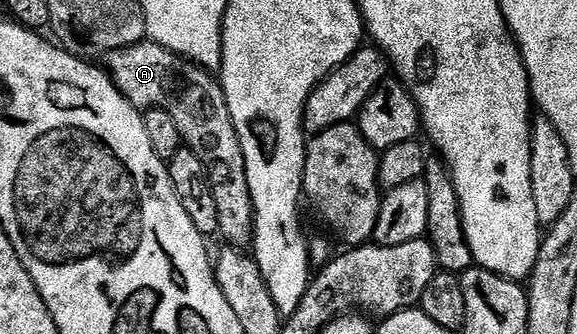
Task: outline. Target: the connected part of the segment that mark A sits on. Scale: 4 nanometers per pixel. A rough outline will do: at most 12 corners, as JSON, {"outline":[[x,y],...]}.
{"outline":[[149,38],[106,53],[134,108],[159,108],[208,170],[221,239],[255,238],[221,83]]}

